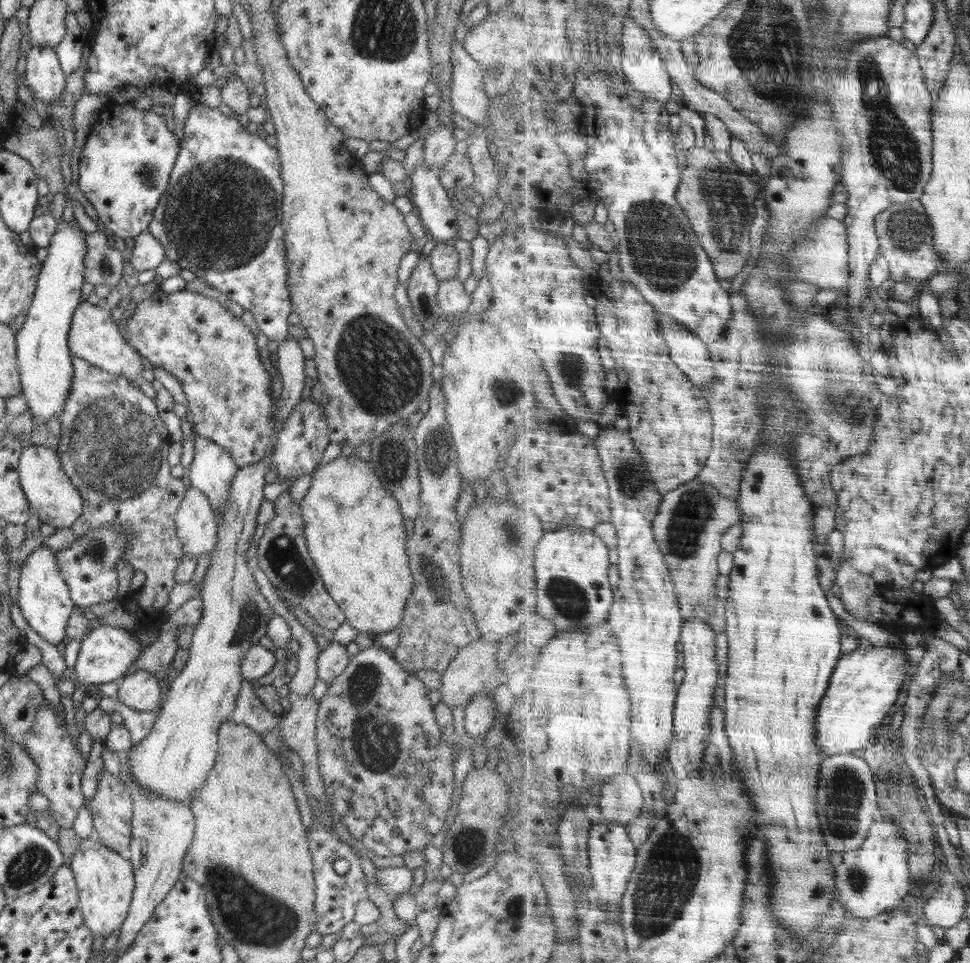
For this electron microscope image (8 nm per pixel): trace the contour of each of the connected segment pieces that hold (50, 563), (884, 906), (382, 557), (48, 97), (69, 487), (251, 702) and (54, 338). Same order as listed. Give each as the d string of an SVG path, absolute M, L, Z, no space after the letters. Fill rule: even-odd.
M42 542L40 547L36 547L32 554L26 558L26 561L20 566L20 570L19 602L17 604L23 618L36 631L36 634L50 644L59 646L66 635L68 619L75 612L76 606L70 598L68 584L60 575L56 550Z
M880 814L870 835L859 851L846 852L843 863L837 866L838 889L850 917L875 919L903 907L902 900L914 892L910 864L910 841L900 831L896 821Z
M357 452L350 457L342 458L339 456L329 464L320 464L317 472L312 476L312 486L308 490L308 494L299 502L302 507L302 519L304 519L304 537L306 537L306 546L310 557L313 559L315 568L324 583L328 594L334 599L334 602L339 606L340 610L345 614L345 620L352 628L356 628L358 633L367 632L373 635L381 635L384 632L392 632L392 630L400 626L404 608L406 608L407 598L412 593L412 582L415 578L412 577L412 570L409 566L409 557L406 553L406 537L408 532L404 528L404 516L401 513L398 502L390 495L388 490L383 488L383 485L378 480L376 474L369 466L364 454Z
M34 46L26 55L25 82L36 99L51 103L66 91L67 74L61 69L55 49Z
M29 444L22 450L18 471L20 487L39 520L56 529L71 528L82 514L84 503L78 490L71 484L70 477L64 473L56 452L50 448Z
M242 680L240 694L236 699L237 708L230 716L230 720L236 724L246 725L261 735L262 732L271 731L281 721L281 716L276 716L265 708L266 704L259 700L255 688L248 680Z
M60 222L48 255L39 272L36 290L22 328L15 333L17 366L20 372L21 392L28 398L27 405L32 413L32 422L46 425L64 411L64 404L72 390L72 351L68 348L68 334L74 309L83 301L81 294L85 282L86 236L76 224Z

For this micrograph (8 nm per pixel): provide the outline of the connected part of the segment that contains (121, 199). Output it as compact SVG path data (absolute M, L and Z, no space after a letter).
M112 100L104 103L97 120L92 124L86 144L79 157L79 187L102 220L103 230L117 238L136 238L148 231L153 212L158 206L179 153L179 140L168 130L164 117L150 111L134 107L131 103L118 104Z

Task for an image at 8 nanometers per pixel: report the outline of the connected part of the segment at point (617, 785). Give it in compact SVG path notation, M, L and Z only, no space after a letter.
M628 771L604 784L598 801L605 820L626 824L644 814L644 804L643 786Z

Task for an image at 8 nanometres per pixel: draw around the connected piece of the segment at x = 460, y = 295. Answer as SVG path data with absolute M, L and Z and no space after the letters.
M458 277L450 278L450 280L439 280L436 298L447 318L465 316L472 300Z

